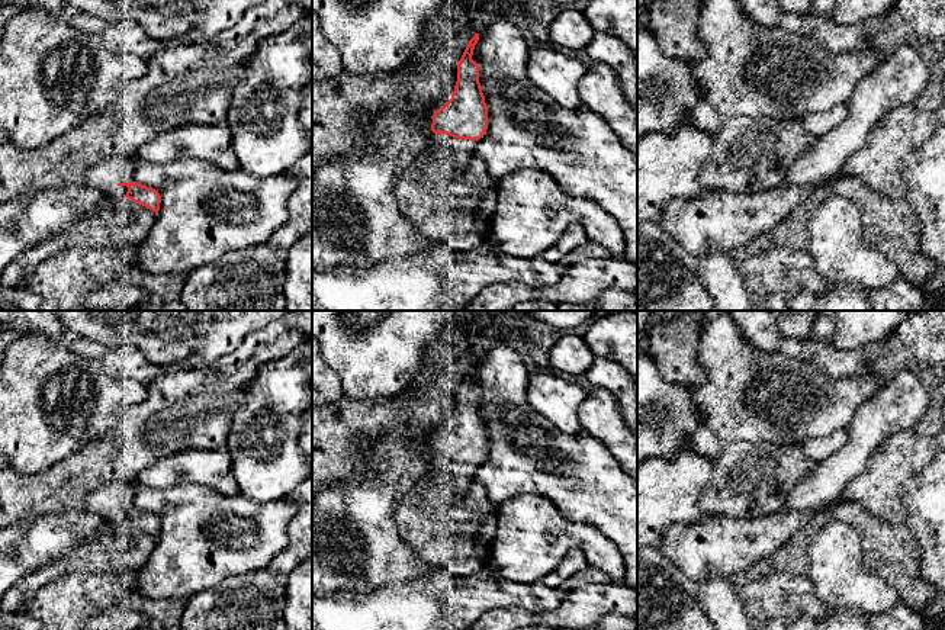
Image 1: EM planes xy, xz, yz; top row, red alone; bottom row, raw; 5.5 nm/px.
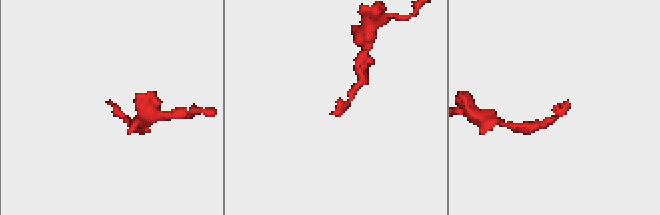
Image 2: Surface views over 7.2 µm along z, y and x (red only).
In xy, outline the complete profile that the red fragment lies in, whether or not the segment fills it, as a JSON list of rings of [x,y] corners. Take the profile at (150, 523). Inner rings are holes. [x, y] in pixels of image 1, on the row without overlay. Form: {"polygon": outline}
{"polygon": [[[116,479],[89,492],[84,498],[84,510],[105,520],[123,520],[158,539],[161,528],[158,515],[136,508],[135,494],[136,485]]]}

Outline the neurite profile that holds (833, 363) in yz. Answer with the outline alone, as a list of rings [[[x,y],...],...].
[[[782,338],[777,351],[787,357],[811,363],[825,377],[842,379],[865,375],[872,360],[883,351],[884,343],[871,343],[856,350],[839,350],[830,340]]]

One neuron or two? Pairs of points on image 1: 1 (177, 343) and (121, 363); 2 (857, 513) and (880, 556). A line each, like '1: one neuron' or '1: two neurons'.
1: two neurons
2: one neuron

